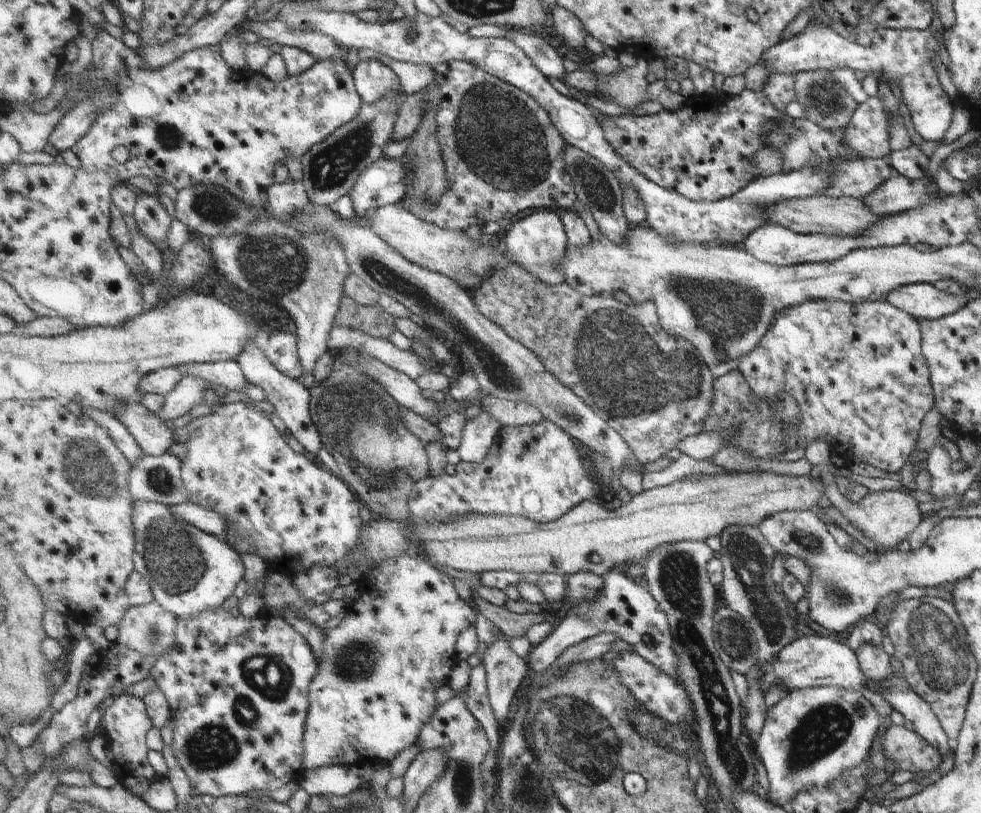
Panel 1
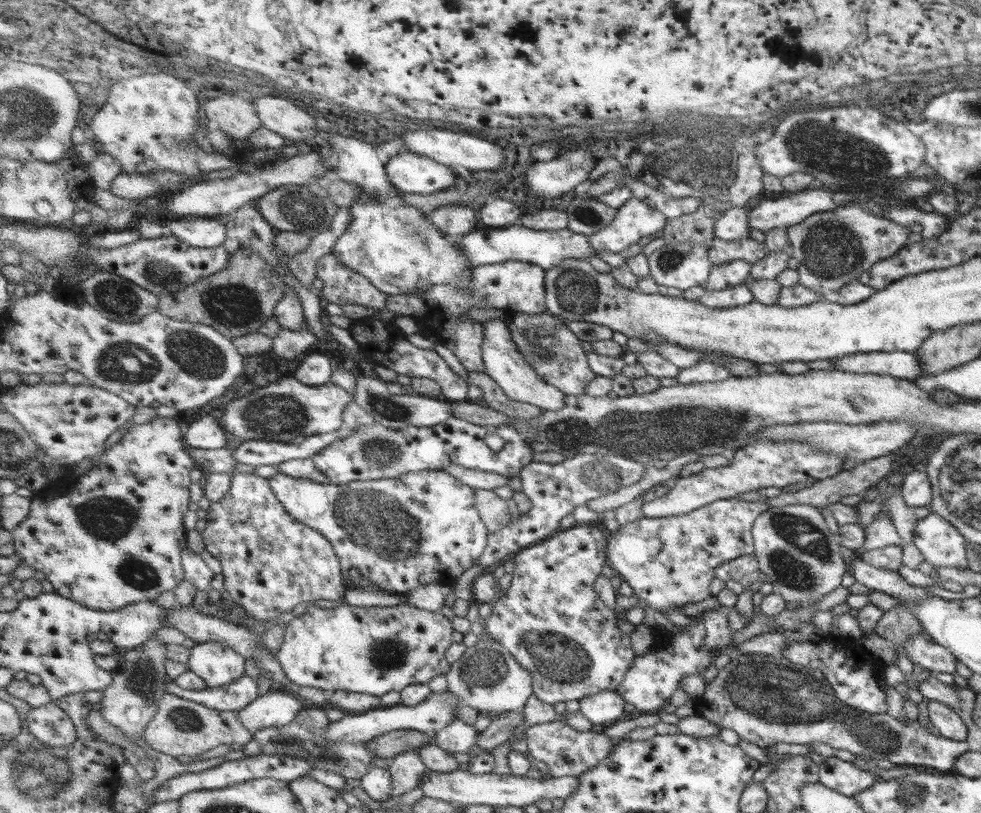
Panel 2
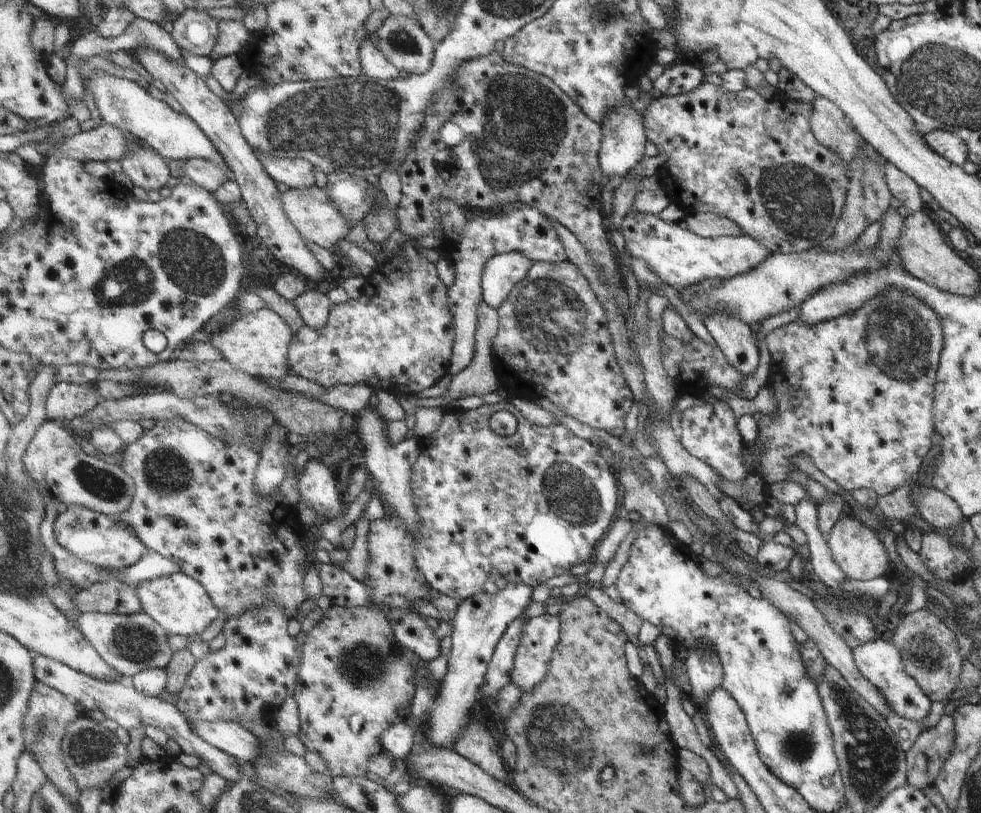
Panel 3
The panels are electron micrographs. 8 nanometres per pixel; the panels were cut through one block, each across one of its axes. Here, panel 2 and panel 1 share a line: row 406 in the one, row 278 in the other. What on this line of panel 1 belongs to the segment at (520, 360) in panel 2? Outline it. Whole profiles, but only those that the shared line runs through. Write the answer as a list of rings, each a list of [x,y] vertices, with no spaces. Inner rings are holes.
[[[541,209],[511,224],[504,236],[505,250],[512,258],[512,264],[526,268],[531,274],[548,285],[560,285],[565,277],[560,262],[564,259],[570,240],[560,213]]]

